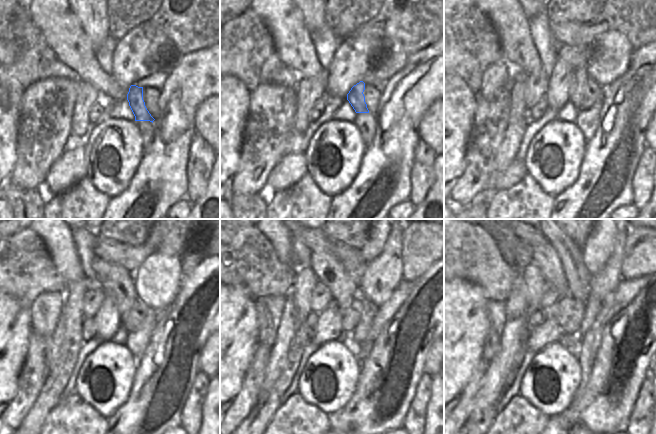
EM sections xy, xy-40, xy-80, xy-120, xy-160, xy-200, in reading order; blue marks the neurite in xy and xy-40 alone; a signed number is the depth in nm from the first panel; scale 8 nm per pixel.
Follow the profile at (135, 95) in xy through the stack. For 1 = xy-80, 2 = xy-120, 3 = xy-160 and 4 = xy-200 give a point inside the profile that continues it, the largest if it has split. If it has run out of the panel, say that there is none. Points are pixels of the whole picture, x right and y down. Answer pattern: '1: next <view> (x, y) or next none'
1: next xy-80 (581, 75)
2: next xy-120 (118, 283)
3: next xy-160 (329, 271)
4: next xy-200 (544, 256)

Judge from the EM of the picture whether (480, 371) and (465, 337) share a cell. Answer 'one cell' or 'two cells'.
two cells

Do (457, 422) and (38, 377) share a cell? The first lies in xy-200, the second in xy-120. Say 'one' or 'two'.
one

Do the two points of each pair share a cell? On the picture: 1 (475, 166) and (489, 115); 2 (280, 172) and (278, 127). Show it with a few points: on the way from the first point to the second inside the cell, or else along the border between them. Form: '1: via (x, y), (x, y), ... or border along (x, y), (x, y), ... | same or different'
1: via (481, 153), (489, 128) | same
2: border along (285, 155), (275, 166), (267, 181) | different

